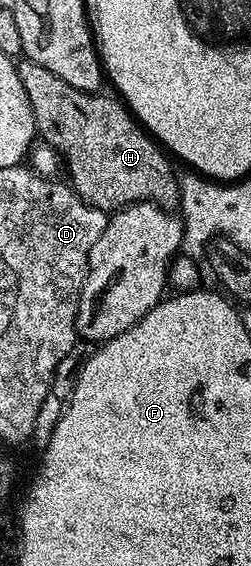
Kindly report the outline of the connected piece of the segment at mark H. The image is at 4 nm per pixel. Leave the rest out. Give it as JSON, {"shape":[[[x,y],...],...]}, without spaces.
{"shape":[[[29,60],[19,61],[17,68],[20,84],[24,84],[24,92],[28,96],[28,104],[32,104],[37,137],[56,151],[65,169],[66,166],[70,169],[69,185],[84,202],[107,212],[121,210],[133,202],[151,202],[167,212],[173,211],[179,205],[179,175],[174,174],[175,163],[117,97],[105,98],[105,93],[102,92],[72,88],[72,84],[48,72],[48,68]]]}

